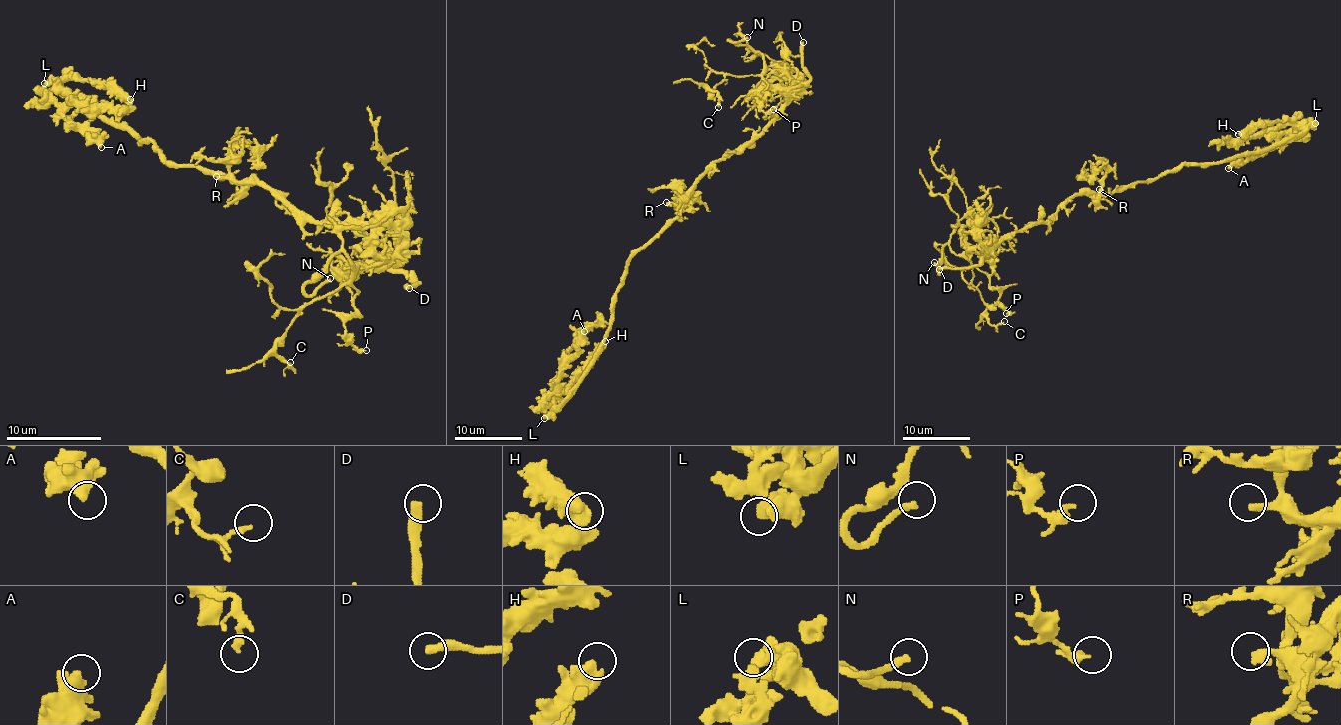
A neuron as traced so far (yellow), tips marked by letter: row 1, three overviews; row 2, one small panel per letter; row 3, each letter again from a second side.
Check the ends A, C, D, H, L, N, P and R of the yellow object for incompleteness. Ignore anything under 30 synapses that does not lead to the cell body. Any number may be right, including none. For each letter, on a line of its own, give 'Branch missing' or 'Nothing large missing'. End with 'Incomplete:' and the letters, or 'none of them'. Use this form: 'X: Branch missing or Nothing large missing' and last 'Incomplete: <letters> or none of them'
A: Nothing large missing
C: Nothing large missing
D: Branch missing
H: Nothing large missing
L: Nothing large missing
N: Nothing large missing
P: Nothing large missing
R: Nothing large missing
Incomplete: D

